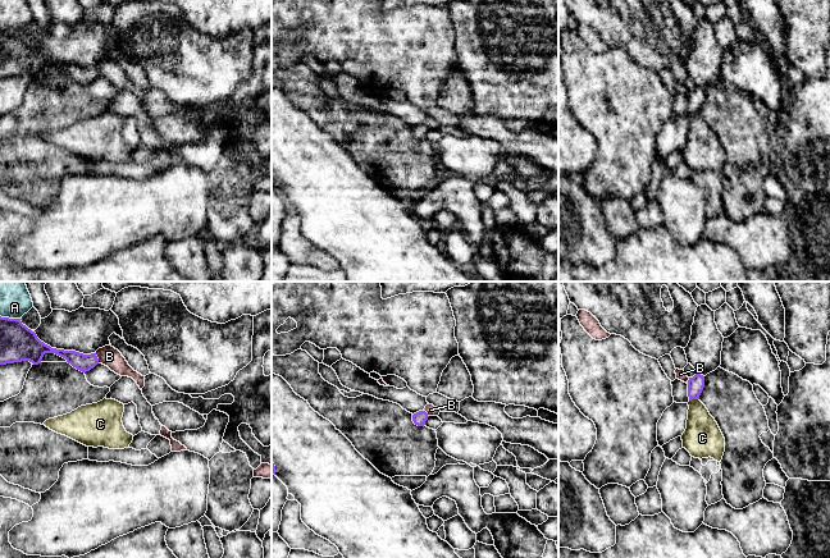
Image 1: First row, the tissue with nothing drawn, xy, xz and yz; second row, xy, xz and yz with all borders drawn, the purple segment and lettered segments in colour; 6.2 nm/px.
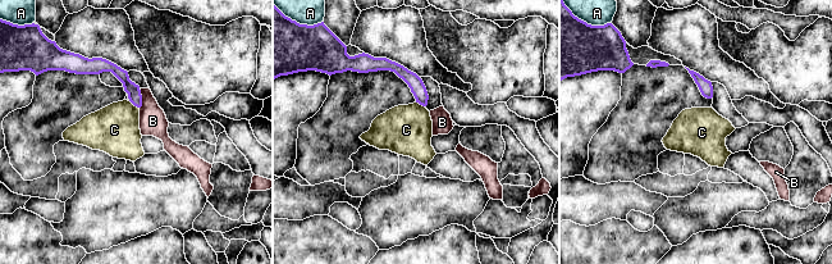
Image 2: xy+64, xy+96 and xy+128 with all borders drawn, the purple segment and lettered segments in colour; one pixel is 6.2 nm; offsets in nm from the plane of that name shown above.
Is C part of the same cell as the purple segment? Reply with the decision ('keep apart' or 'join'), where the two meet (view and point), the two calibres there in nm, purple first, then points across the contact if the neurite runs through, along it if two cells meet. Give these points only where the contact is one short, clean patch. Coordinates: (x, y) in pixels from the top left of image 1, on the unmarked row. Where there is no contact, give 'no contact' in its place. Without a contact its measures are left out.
keep apart; meets purple in yz at (693, 111); 100 nm thick on the purple side, 240 nm on the other; border along yz (698, 111), (689, 114)

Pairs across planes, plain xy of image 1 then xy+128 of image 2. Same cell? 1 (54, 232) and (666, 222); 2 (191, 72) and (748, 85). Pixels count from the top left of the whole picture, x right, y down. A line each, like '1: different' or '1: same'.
1: same
2: different

